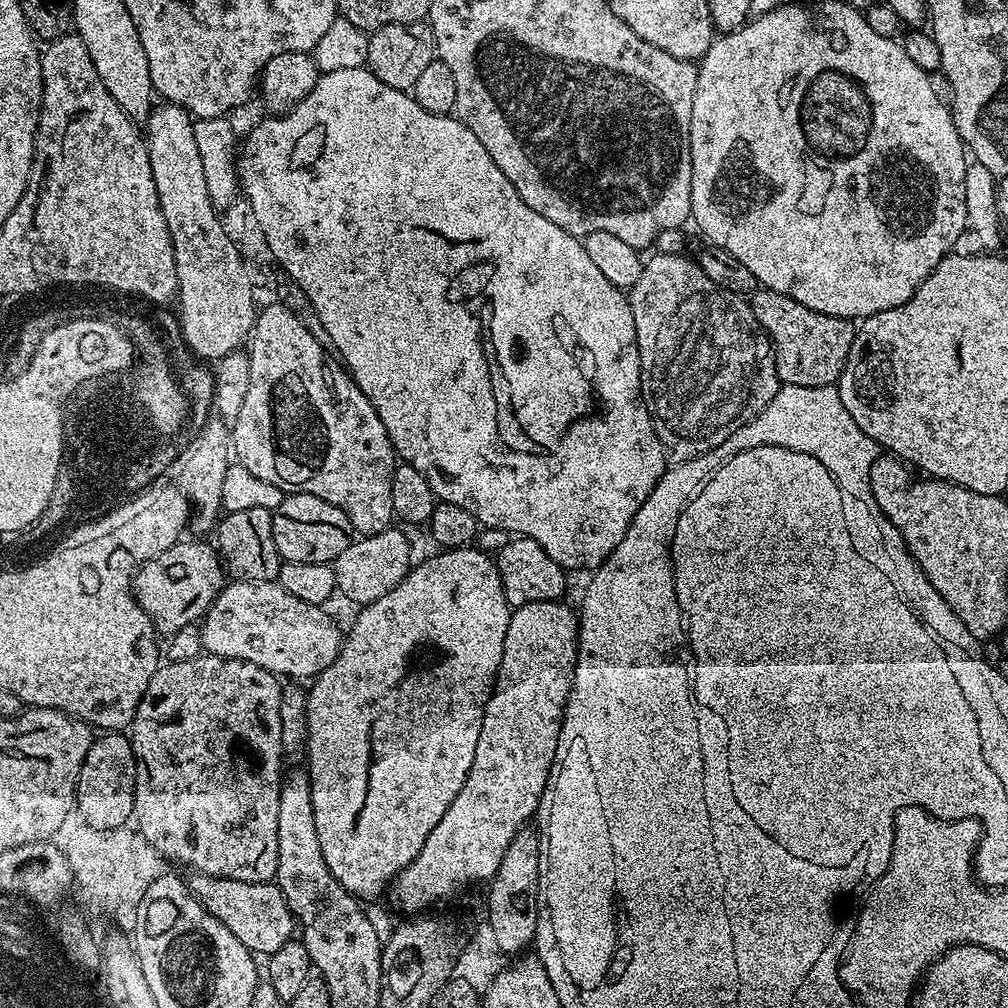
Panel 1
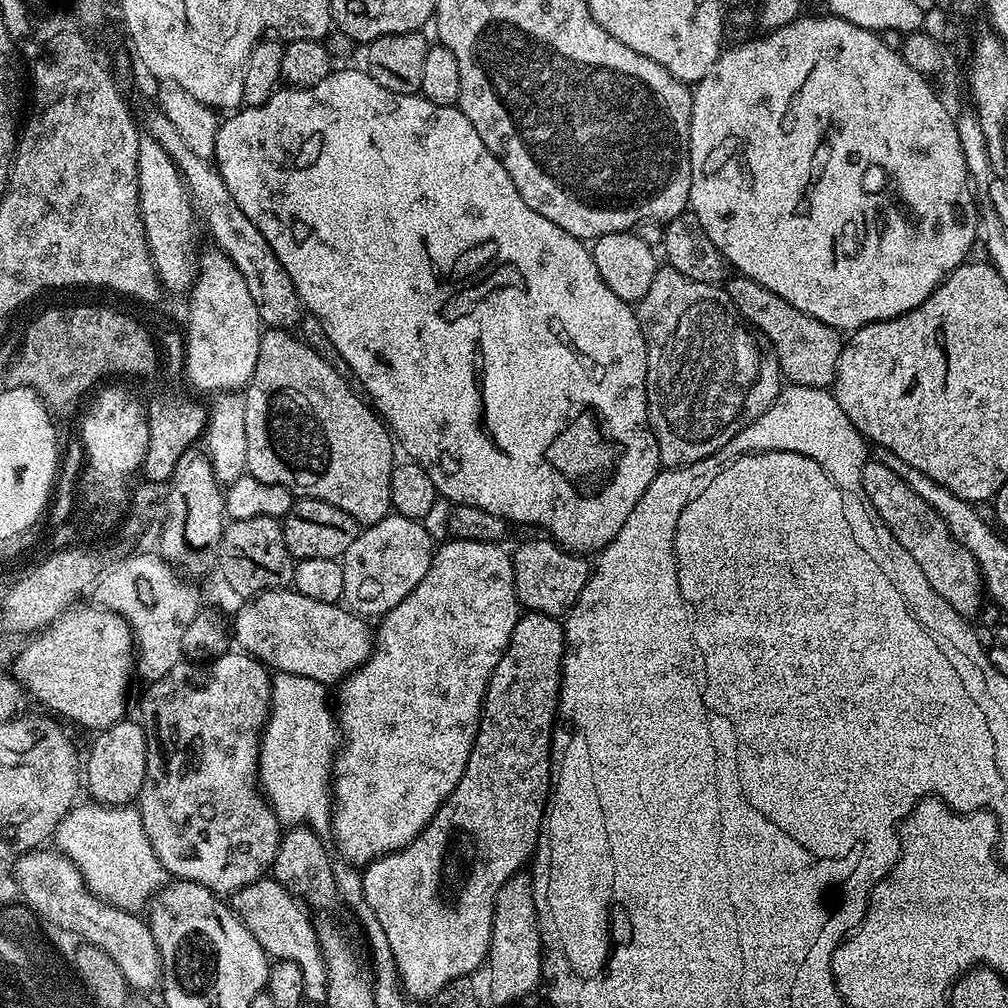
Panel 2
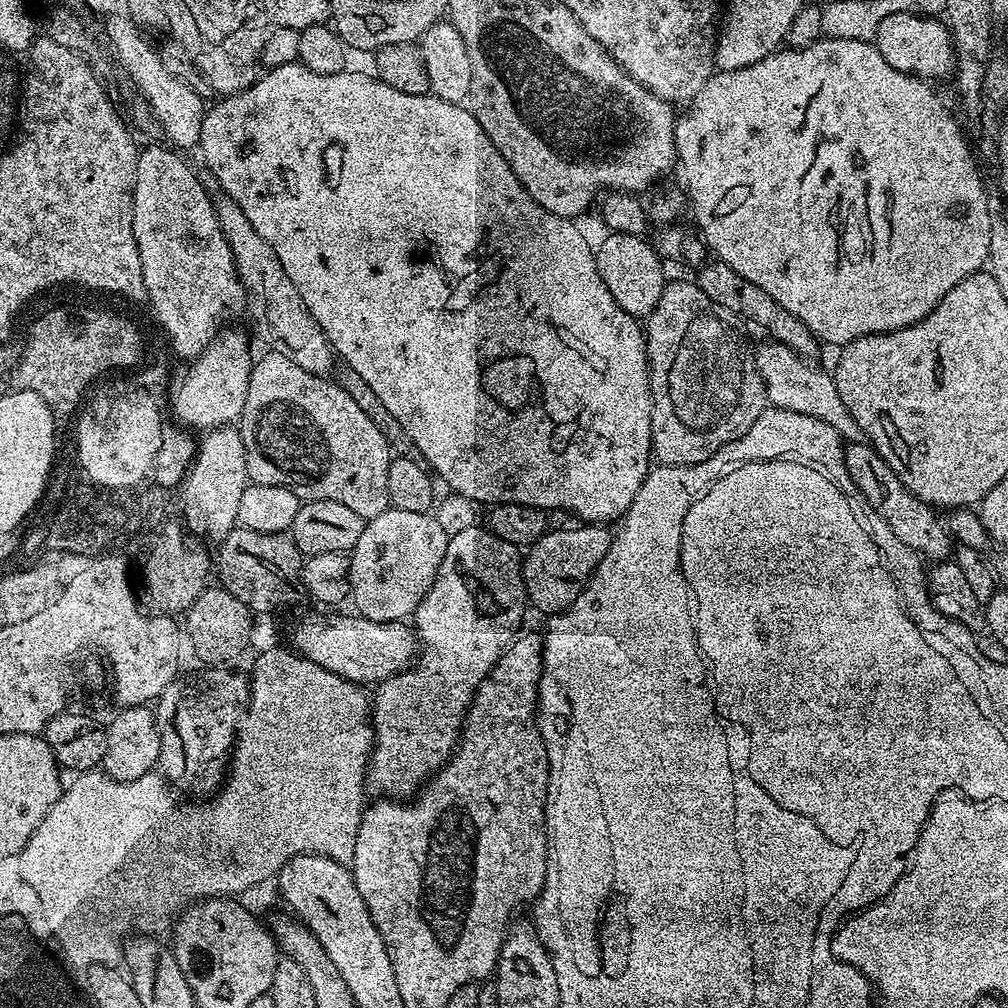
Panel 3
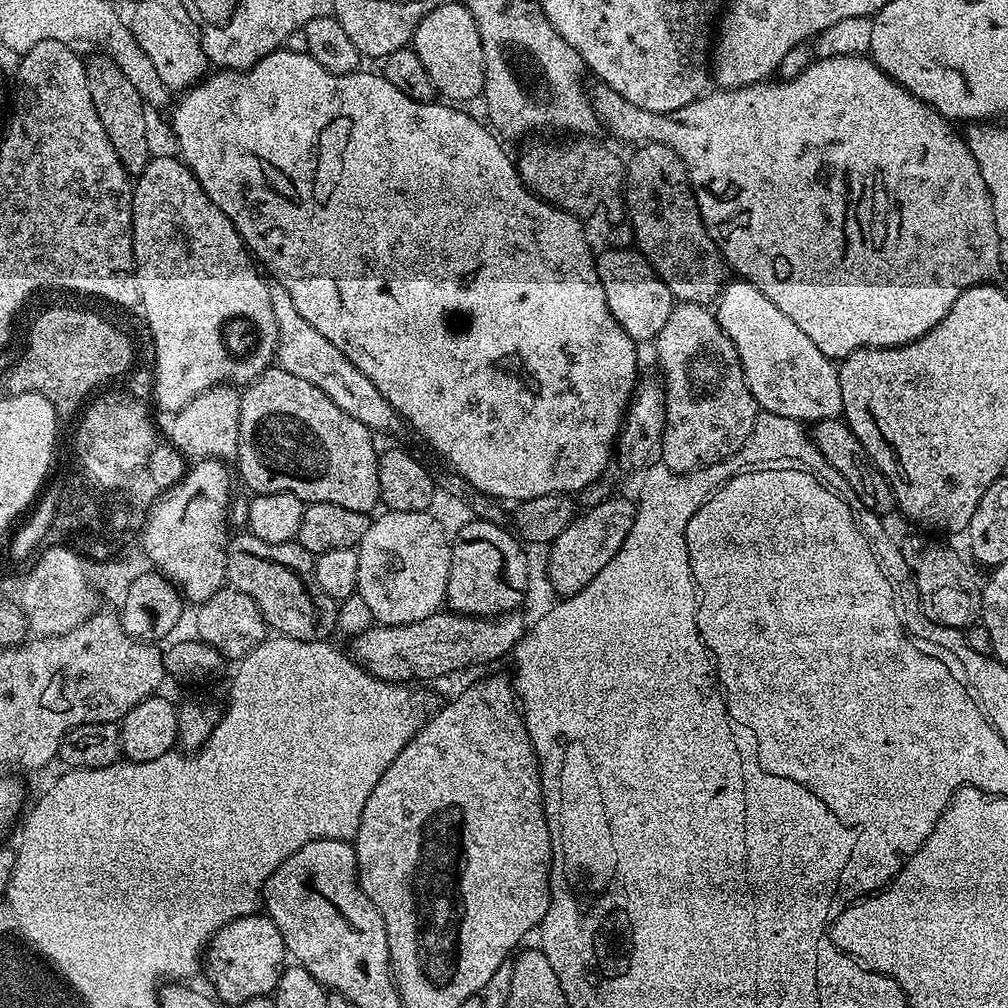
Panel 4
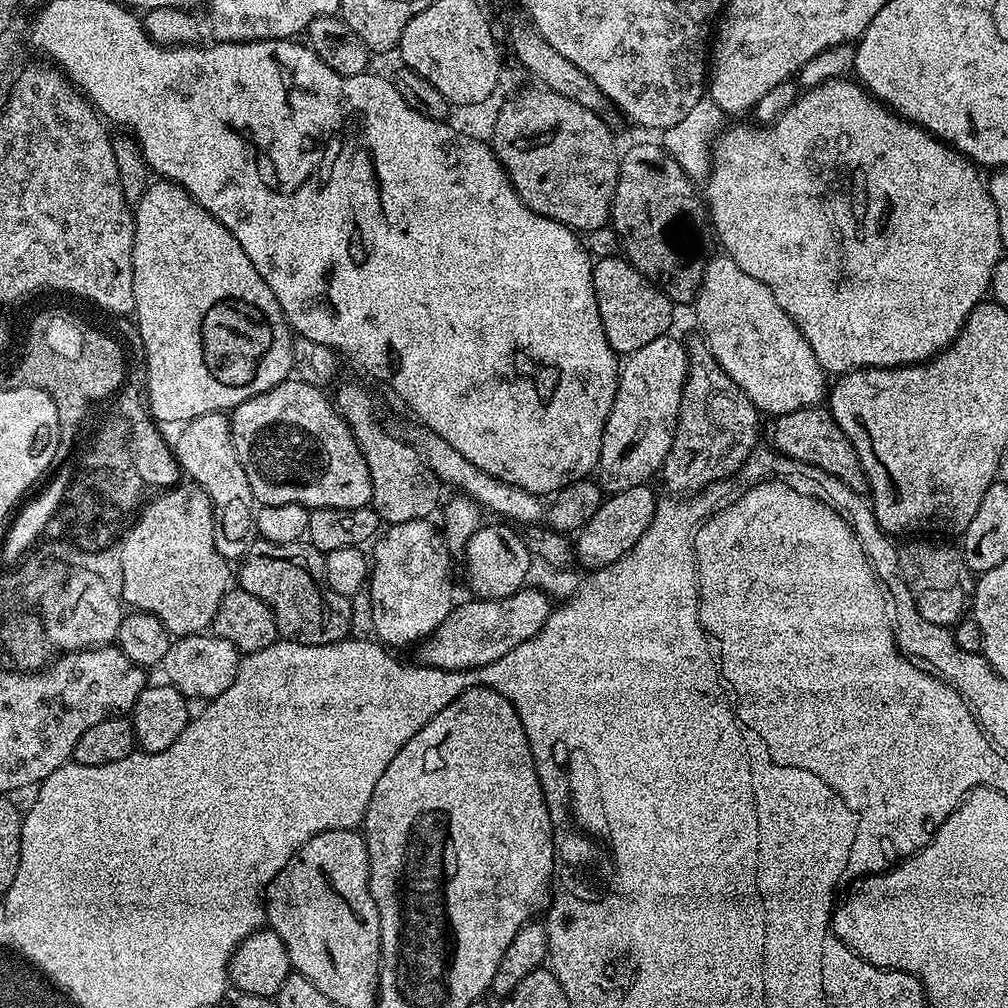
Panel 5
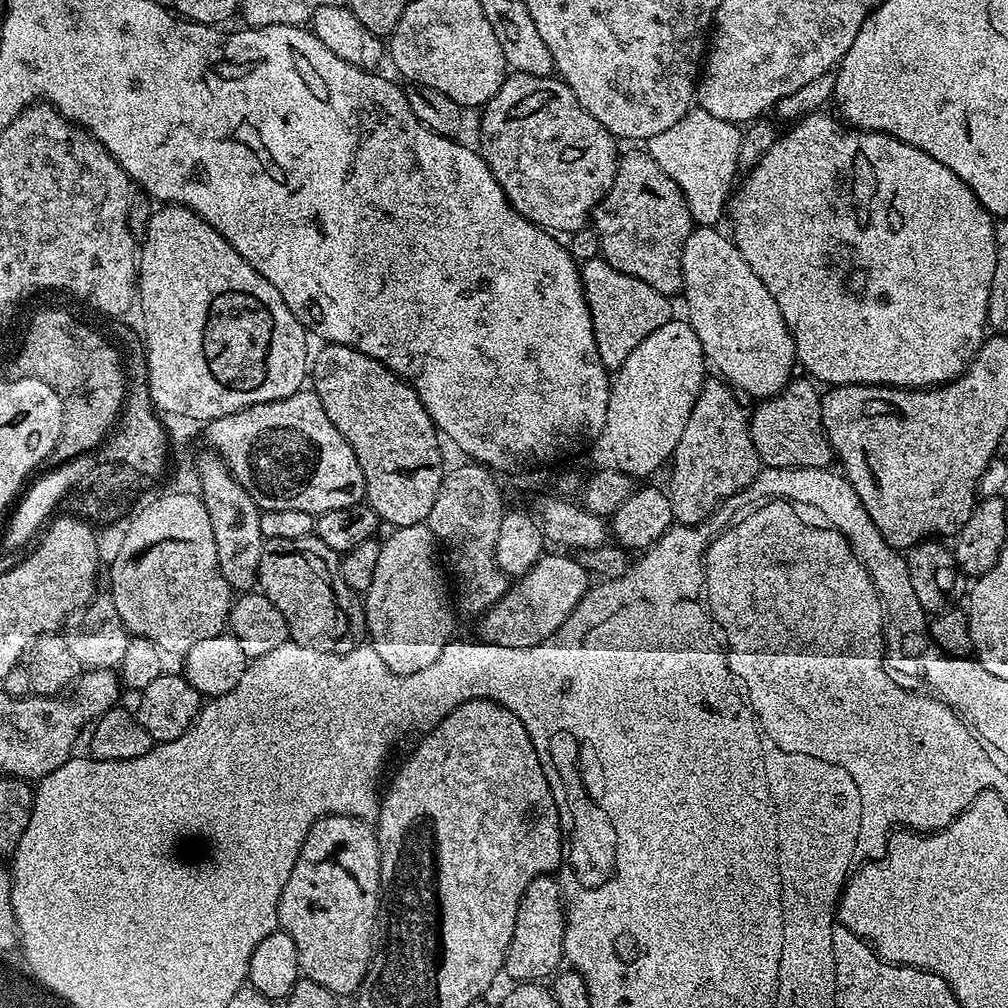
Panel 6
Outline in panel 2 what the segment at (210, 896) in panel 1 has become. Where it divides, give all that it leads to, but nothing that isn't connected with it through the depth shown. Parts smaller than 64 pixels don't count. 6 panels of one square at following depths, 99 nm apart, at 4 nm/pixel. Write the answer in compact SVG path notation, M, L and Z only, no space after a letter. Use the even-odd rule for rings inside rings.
M261 878L253 884L247 884L245 888L240 888L231 897L230 907L244 923L246 930L254 934L258 946L262 946L269 958L298 962L298 966L302 966L302 974L306 978L305 1001L309 1005L323 1005L328 999L328 971L309 909L271 878Z

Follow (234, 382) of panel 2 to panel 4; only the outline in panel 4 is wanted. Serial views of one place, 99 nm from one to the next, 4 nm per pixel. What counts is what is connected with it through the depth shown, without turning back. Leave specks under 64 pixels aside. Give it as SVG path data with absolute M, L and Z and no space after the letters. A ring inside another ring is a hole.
M217 386L198 394L181 412L175 413L168 424L168 436L173 448L185 457L196 460L231 461L238 450L241 393L232 386Z

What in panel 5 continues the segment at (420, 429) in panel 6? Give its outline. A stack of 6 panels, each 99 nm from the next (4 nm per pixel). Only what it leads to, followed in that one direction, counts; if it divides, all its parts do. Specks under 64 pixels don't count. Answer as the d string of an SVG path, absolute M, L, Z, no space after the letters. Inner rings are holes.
M344 384L334 395L336 413L350 426L354 438L360 447L362 458L366 458L366 470L370 470L372 487L371 507L379 514L385 525L402 522L427 520L432 511L441 503L442 485L436 475L426 466L426 462L395 431L387 432L379 424L380 412L376 409L376 400L368 388L360 384Z

